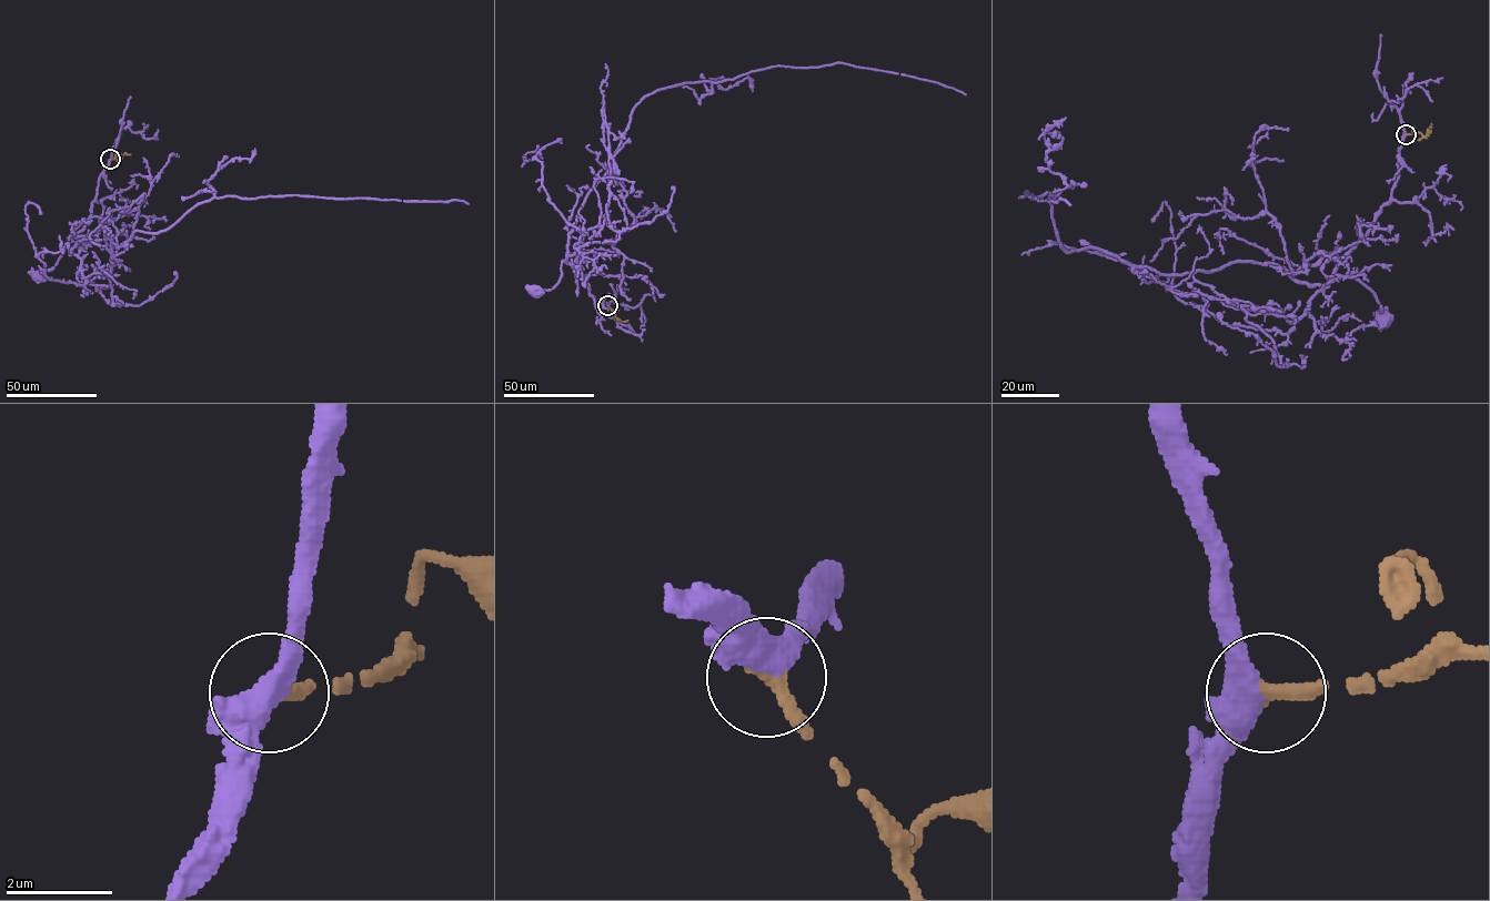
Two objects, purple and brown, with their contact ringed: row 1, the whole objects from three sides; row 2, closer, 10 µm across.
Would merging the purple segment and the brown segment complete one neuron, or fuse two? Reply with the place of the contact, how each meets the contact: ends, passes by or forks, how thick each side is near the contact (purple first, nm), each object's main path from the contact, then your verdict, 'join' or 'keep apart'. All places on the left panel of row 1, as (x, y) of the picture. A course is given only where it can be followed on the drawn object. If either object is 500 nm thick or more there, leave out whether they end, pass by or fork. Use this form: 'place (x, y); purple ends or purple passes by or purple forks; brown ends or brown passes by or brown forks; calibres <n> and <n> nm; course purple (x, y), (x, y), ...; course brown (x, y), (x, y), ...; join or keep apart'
place (110, 159); purple passes by; brown ends; calibres 440 and 320 nm; course purple (110, 159), (100, 175), (86, 225), (66, 244), (53, 267), (36, 275); course brown (110, 159), (118, 161), (124, 153), (130, 154); join

